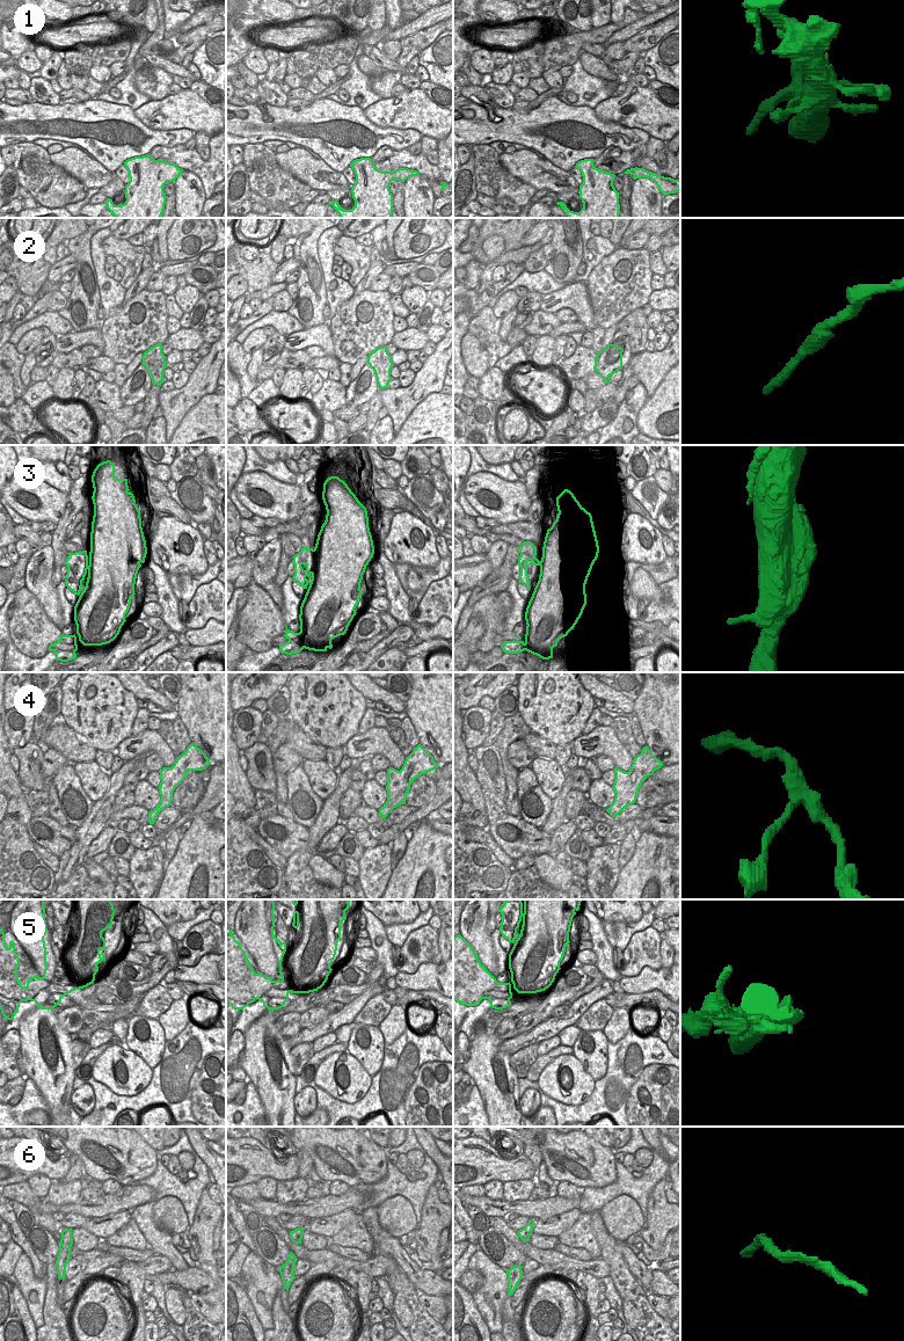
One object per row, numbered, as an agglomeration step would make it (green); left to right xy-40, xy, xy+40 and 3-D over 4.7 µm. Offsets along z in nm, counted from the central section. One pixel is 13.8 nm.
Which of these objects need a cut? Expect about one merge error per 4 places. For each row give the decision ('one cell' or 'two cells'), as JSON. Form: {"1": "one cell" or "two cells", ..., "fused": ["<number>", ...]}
{"1": "one cell", "2": "two cells", "3": "one cell", "4": "one cell", "5": "two cells", "6": "one cell", "fused": ["2", "5"]}

